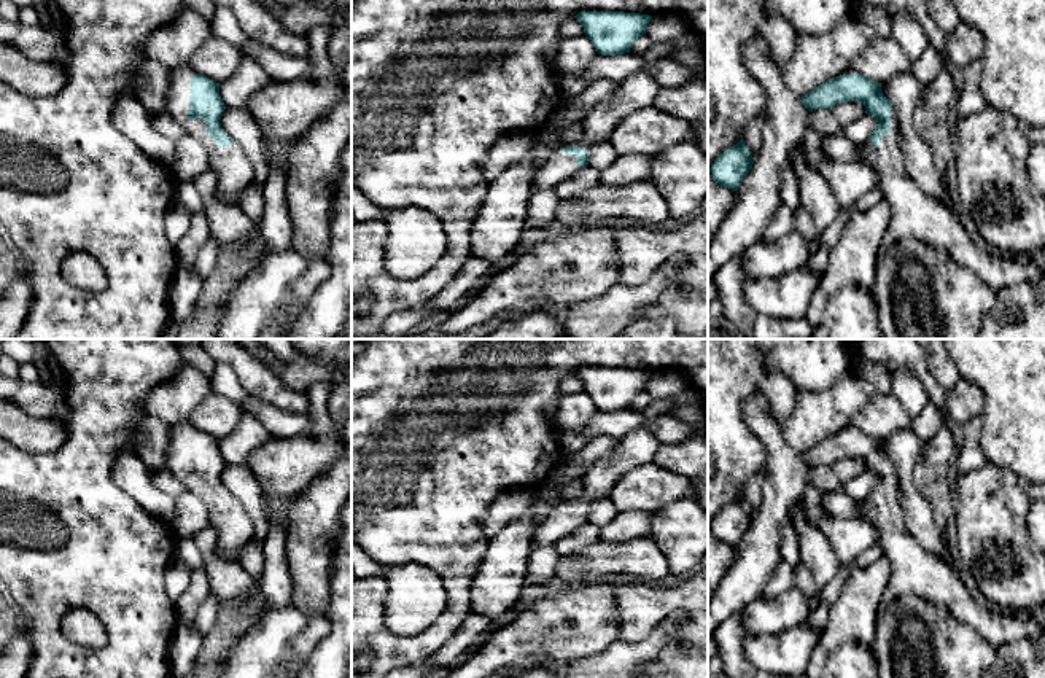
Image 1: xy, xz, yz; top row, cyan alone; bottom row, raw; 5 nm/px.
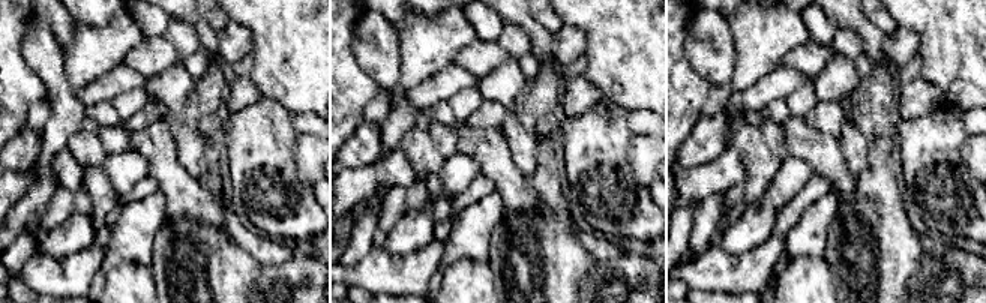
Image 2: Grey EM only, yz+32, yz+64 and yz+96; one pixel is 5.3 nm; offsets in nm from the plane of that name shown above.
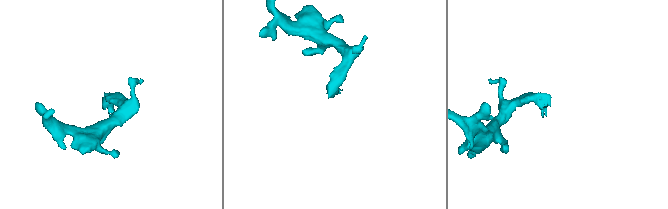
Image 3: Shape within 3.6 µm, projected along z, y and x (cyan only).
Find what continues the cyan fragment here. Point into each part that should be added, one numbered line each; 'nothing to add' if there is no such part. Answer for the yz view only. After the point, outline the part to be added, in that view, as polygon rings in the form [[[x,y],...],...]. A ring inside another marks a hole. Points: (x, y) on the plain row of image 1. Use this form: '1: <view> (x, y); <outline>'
1: yz (913, 570); [[[894,468],[891,489],[881,493],[881,503],[876,505],[867,497],[857,501],[857,506],[860,517],[878,530],[878,546],[891,565],[880,610],[907,594],[924,597],[946,608],[954,619],[973,627],[993,648],[1045,633],[1035,622],[980,605],[958,573],[915,540],[907,528]]]

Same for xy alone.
1: xy (234, 529); [[[180,422],[169,430],[170,444],[167,450],[167,466],[188,492],[205,503],[208,509],[210,527],[216,530],[216,547],[235,551],[243,547],[253,536],[254,525],[243,506],[235,500],[219,505],[213,493],[205,489],[205,479],[200,474],[189,476],[191,433],[197,431],[189,422]]]

